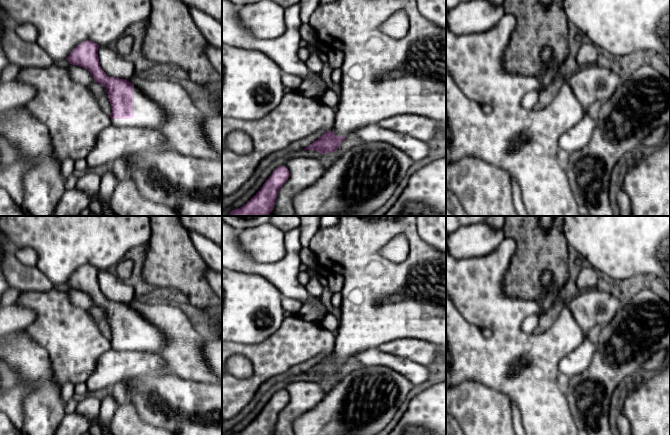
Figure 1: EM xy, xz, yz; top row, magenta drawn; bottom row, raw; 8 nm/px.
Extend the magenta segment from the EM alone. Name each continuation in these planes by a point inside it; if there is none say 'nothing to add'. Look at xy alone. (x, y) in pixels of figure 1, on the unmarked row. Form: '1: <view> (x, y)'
1: xy (147, 338)

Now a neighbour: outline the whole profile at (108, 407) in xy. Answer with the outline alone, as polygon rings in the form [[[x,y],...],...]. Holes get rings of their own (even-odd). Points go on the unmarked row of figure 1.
[[[108,389],[108,394],[101,401],[100,413],[99,413],[99,426],[102,430],[102,435],[112,435],[108,425],[112,420],[113,415],[117,409],[117,404],[113,396],[111,395],[110,389]]]

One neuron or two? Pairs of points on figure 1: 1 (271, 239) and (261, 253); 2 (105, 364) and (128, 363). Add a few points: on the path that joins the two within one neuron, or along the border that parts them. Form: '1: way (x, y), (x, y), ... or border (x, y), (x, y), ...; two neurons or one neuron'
1: way (268, 242), (262, 250); one neuron
2: way (111, 364), (122, 364); one neuron

